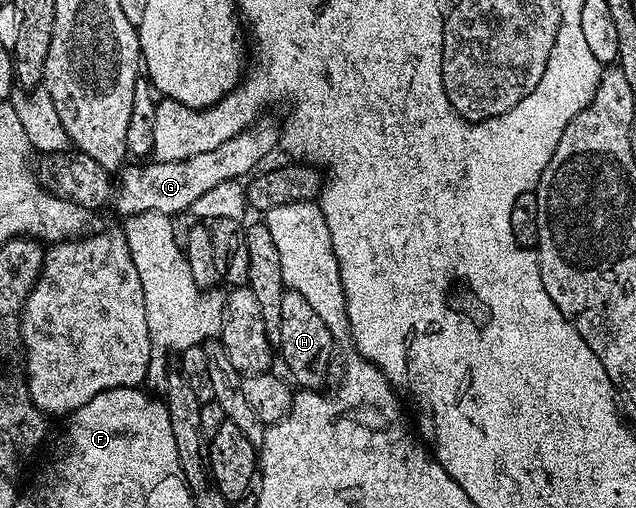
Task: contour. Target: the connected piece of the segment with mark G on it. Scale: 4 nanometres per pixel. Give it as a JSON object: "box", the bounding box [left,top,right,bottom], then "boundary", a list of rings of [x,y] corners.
{"box":[116,123,278,217],"boundary":[[[253,123],[251,128],[246,128],[234,138],[222,142],[222,146],[214,146],[214,150],[194,154],[185,160],[156,160],[145,168],[140,162],[132,162],[136,163],[132,165],[129,163],[119,173],[120,197],[116,200],[116,208],[121,212],[121,217],[149,214],[175,217],[176,212],[187,213],[192,204],[213,186],[231,180],[239,181],[255,173],[263,165],[260,163],[278,148],[277,125],[260,123]]]}

